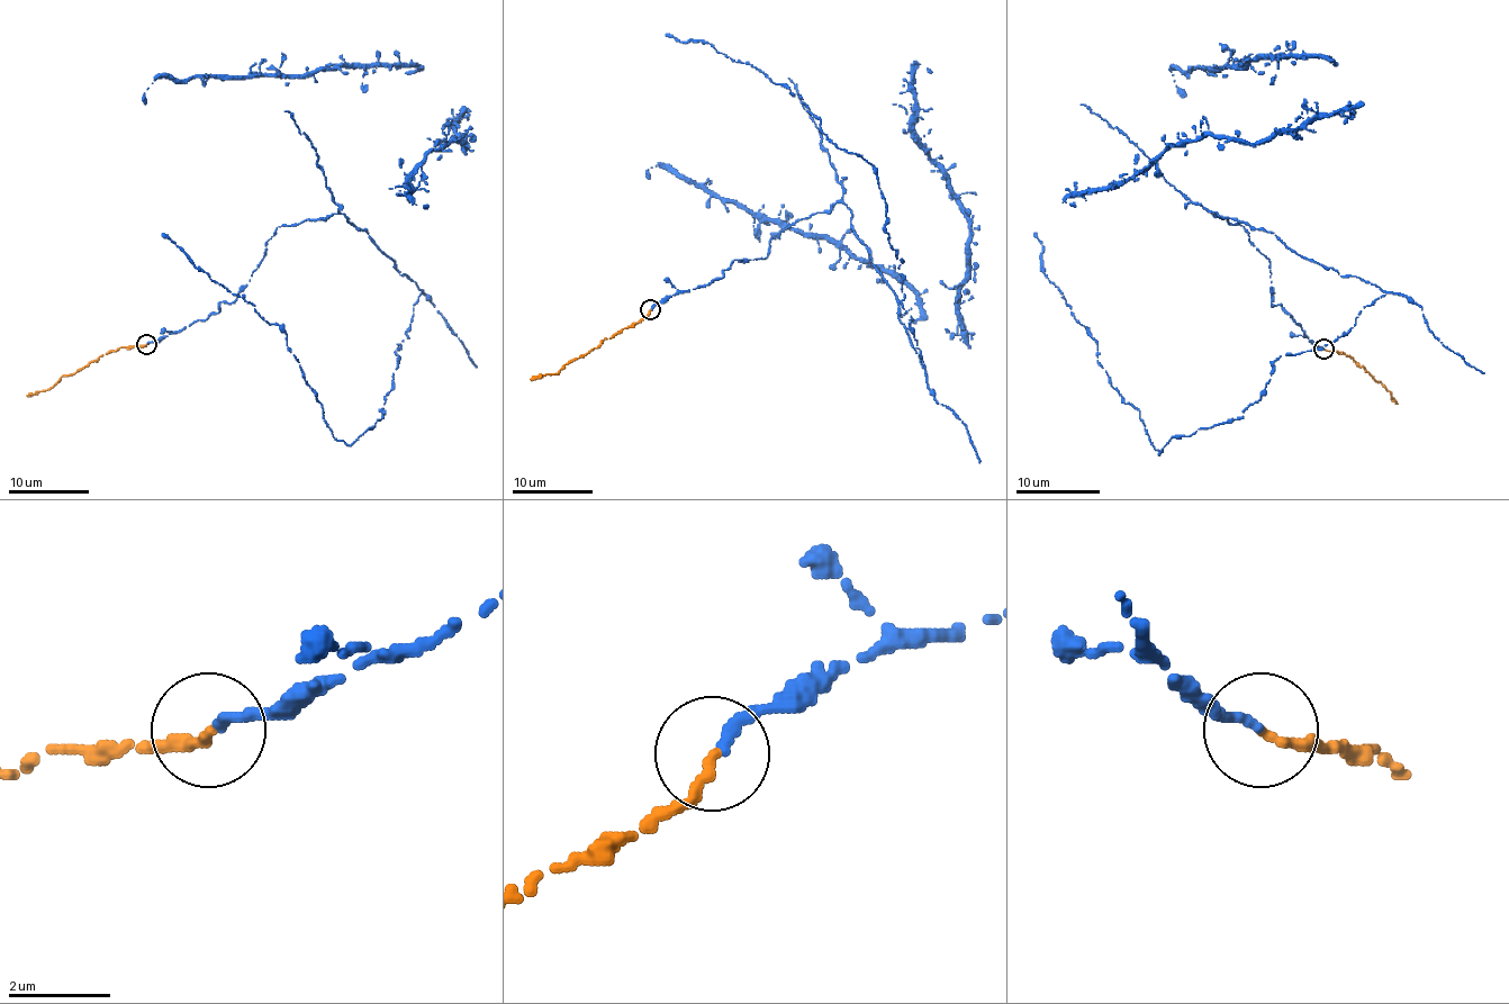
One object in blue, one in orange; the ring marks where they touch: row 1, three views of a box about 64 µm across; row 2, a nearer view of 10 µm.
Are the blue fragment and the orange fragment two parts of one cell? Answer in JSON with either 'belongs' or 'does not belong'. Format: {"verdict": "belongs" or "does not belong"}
{"verdict": "belongs"}

